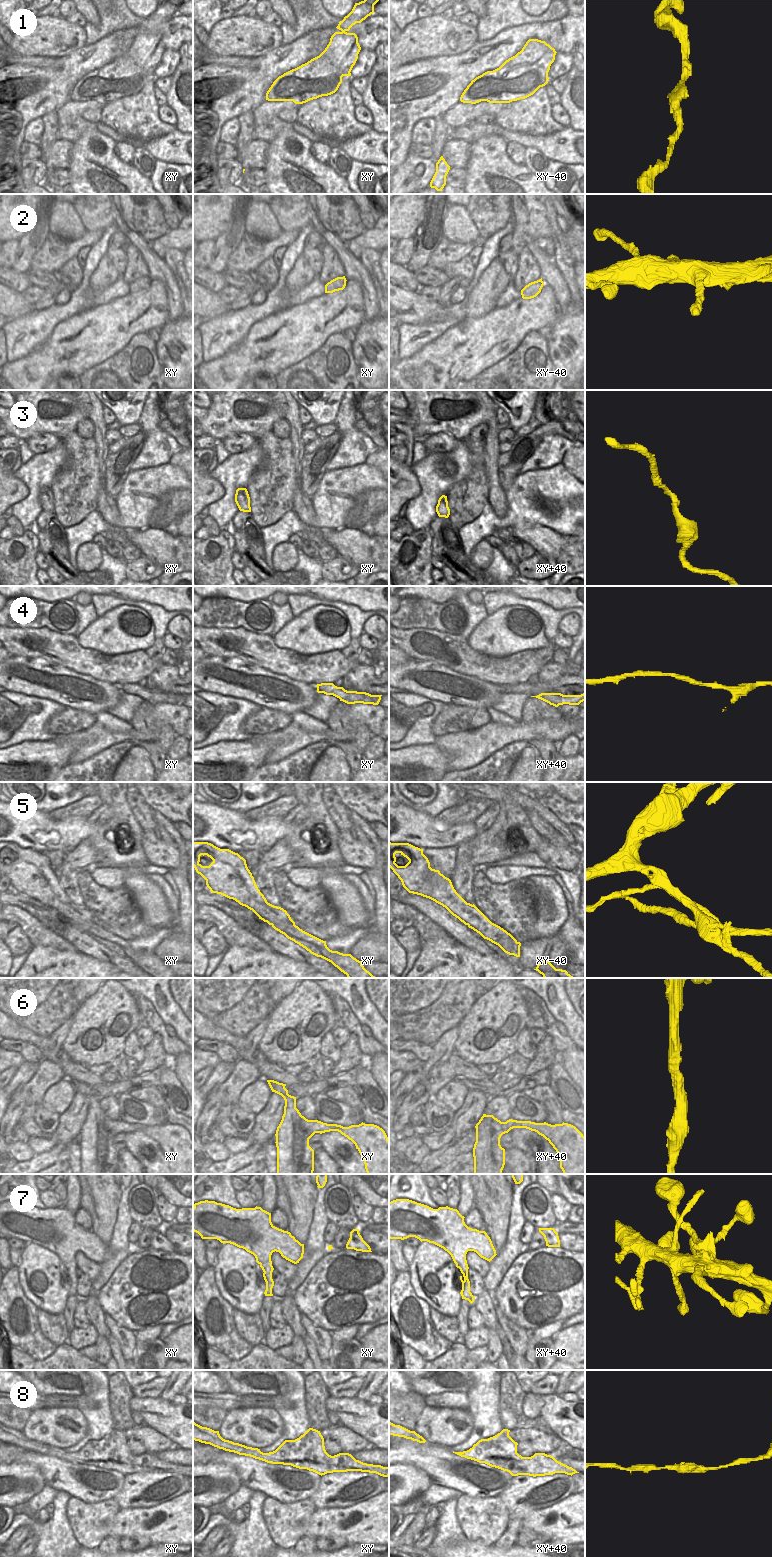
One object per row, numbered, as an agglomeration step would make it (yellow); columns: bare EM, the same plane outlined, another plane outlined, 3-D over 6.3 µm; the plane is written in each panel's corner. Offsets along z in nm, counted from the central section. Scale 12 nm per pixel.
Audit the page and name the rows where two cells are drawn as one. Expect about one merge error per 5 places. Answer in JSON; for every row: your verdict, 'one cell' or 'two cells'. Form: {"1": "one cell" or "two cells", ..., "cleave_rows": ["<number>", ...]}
{"1": "one cell", "2": "one cell", "3": "one cell", "4": "one cell", "5": "two cells", "6": "one cell", "7": "one cell", "8": "one cell", "cleave_rows": ["5"]}

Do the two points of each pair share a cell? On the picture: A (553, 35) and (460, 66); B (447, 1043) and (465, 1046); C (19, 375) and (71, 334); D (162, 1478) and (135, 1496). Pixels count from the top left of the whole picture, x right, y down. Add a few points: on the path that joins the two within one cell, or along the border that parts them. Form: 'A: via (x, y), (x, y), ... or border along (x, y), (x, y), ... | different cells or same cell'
A: via (530, 32), (522, 33), (511, 44), (483, 56) | same cell
B: border along (458, 1026), (458, 1037), (454, 1044), (453, 1052) | different cells
C: via (32, 368), (58, 342) | same cell
D: via (155, 1482), (142, 1490) | same cell

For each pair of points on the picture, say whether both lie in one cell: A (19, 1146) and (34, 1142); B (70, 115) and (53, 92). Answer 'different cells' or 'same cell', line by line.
A: different cells
B: different cells

